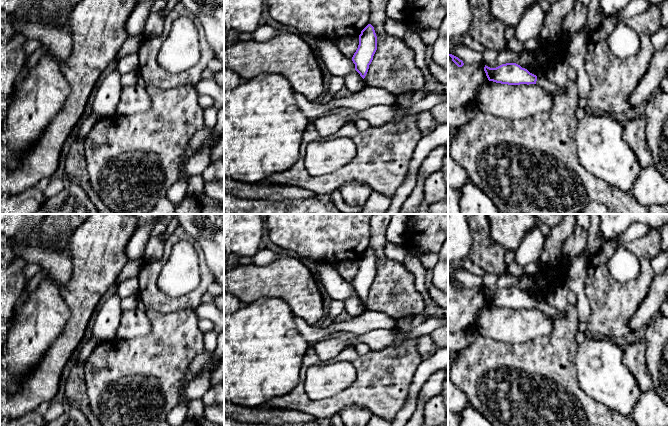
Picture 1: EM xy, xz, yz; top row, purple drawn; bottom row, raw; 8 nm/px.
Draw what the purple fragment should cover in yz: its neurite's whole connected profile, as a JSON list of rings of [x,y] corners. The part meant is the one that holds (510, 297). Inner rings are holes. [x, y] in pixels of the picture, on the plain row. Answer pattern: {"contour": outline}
{"contour": [[[516,287],[502,288],[496,292],[485,289],[484,295],[489,305],[508,309],[537,308],[550,318],[564,318],[565,311],[559,311],[545,301],[537,301]]]}

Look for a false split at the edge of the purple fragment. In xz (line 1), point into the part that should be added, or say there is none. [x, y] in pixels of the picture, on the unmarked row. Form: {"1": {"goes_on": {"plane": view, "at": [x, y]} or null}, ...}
{"1": {"goes_on": null}}

